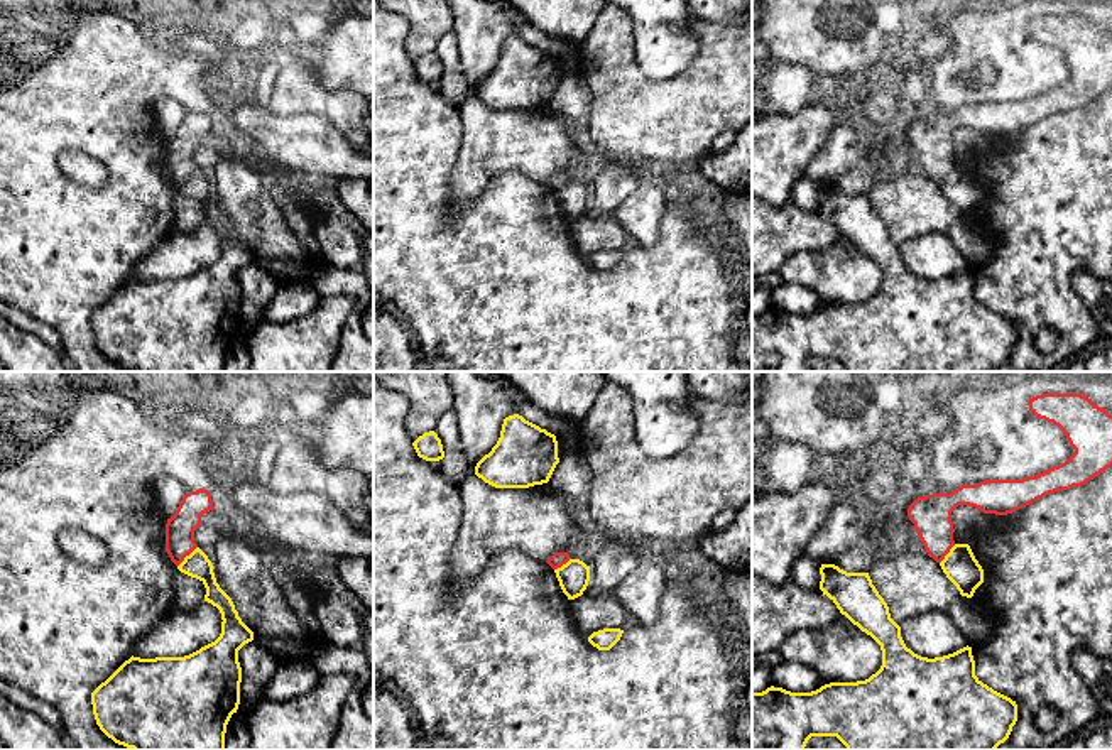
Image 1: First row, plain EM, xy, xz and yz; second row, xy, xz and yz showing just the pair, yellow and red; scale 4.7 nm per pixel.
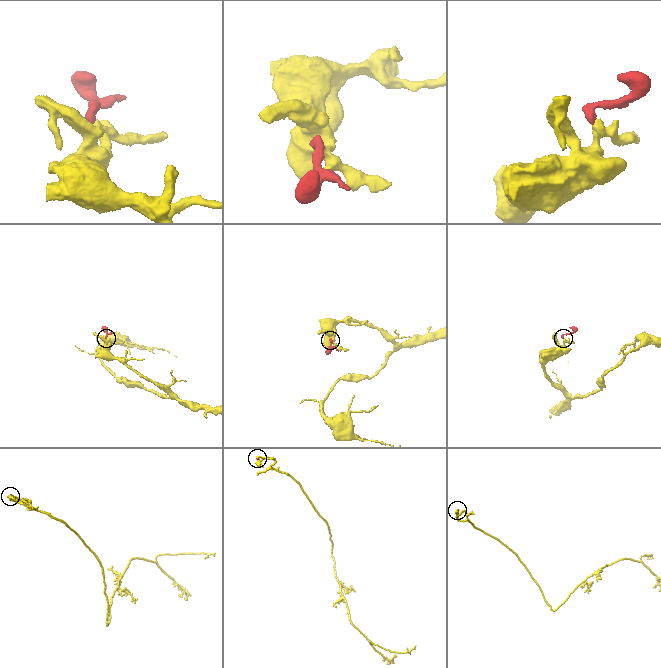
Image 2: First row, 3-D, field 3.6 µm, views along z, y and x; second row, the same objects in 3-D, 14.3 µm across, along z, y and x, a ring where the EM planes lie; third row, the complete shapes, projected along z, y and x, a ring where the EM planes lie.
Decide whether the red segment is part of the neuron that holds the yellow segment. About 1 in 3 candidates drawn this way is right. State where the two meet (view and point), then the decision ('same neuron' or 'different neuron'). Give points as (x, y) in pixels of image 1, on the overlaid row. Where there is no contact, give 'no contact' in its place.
contact xy (186, 556); different neuron

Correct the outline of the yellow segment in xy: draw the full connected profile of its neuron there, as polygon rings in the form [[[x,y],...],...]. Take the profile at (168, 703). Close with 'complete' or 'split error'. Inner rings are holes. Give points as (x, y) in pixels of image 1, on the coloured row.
[[[199,547],[177,569],[204,584],[204,601],[221,613],[220,637],[184,657],[132,655],[91,693],[93,715],[108,738],[132,750],[225,750],[226,725],[240,704],[238,650],[253,640],[253,632],[216,583],[213,564]]]; complete

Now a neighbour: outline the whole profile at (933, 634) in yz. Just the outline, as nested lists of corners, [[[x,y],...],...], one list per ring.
[[[928,611],[899,627],[906,647],[921,657],[943,657],[967,647],[965,637],[946,611]]]

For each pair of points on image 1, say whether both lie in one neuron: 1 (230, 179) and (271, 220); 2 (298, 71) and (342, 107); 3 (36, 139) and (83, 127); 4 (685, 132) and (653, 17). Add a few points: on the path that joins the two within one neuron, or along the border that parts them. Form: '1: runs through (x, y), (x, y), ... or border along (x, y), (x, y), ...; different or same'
1: border along (259, 176), (256, 242); different
2: runs through (306, 83), (330, 103); same
3: runs through (48, 127), (71, 127); same
4: border along (700, 51), (663, 80), (651, 80), (634, 59); different

